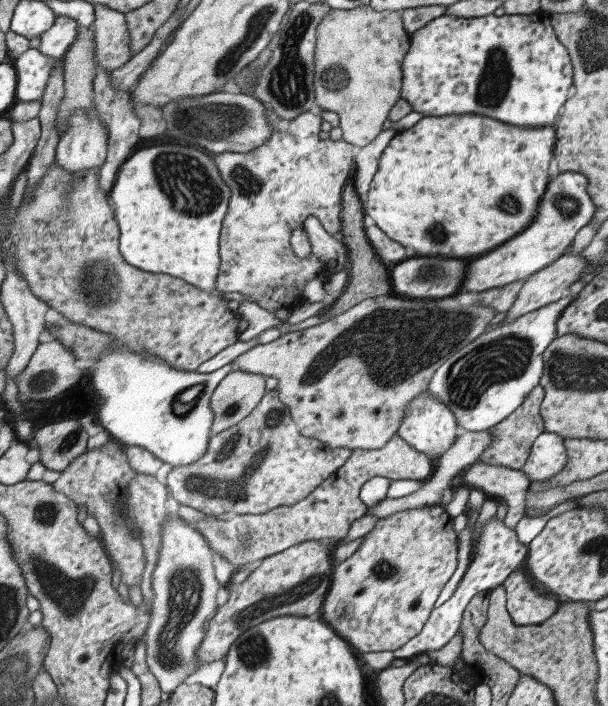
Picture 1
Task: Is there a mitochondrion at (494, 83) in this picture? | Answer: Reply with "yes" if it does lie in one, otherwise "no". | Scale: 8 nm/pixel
yes

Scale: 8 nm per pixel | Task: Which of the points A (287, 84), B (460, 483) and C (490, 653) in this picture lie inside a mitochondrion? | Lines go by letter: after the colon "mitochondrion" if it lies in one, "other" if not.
A: mitochondrion
B: other
C: other

